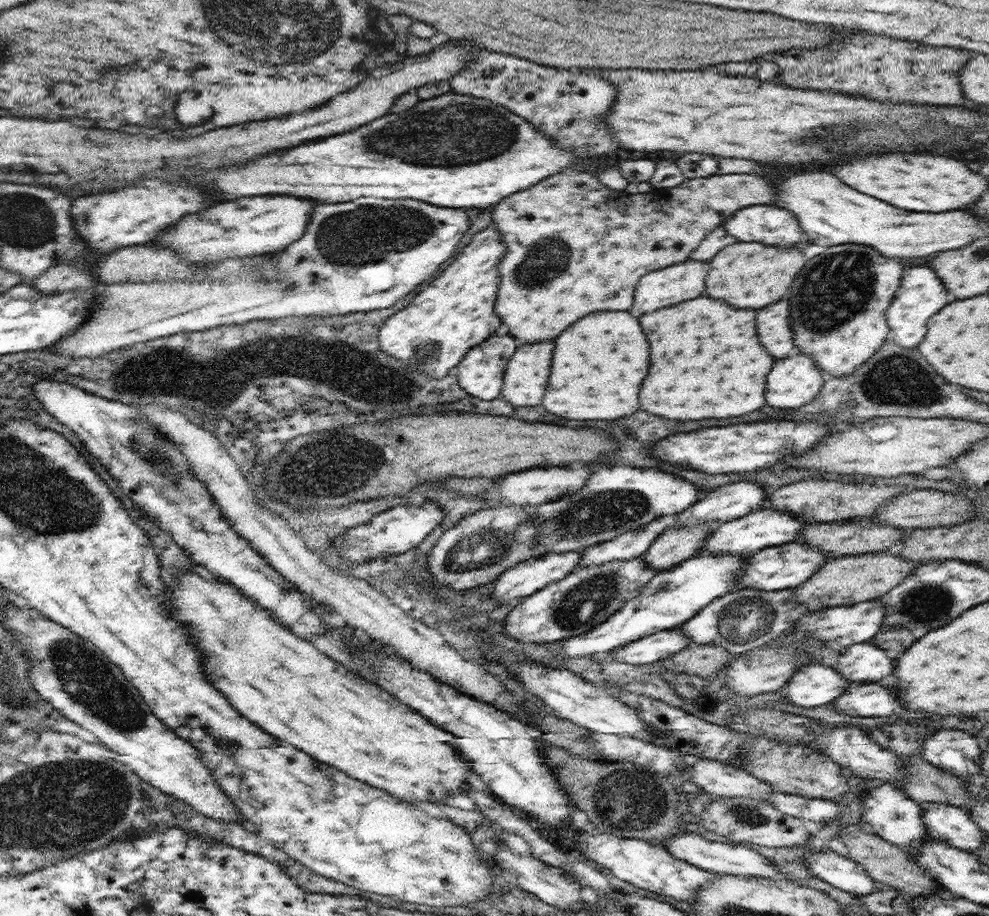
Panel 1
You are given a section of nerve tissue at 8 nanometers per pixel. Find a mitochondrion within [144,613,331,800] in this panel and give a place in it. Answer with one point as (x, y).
(220, 742)

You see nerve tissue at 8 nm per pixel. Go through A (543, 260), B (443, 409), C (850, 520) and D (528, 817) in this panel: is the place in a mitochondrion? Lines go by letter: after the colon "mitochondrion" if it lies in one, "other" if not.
A: mitochondrion
B: other
C: other
D: other

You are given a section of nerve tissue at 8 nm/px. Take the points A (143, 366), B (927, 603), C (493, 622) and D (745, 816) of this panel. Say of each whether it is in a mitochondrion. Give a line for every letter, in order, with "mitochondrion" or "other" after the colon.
A: mitochondrion
B: mitochondrion
C: other
D: mitochondrion

